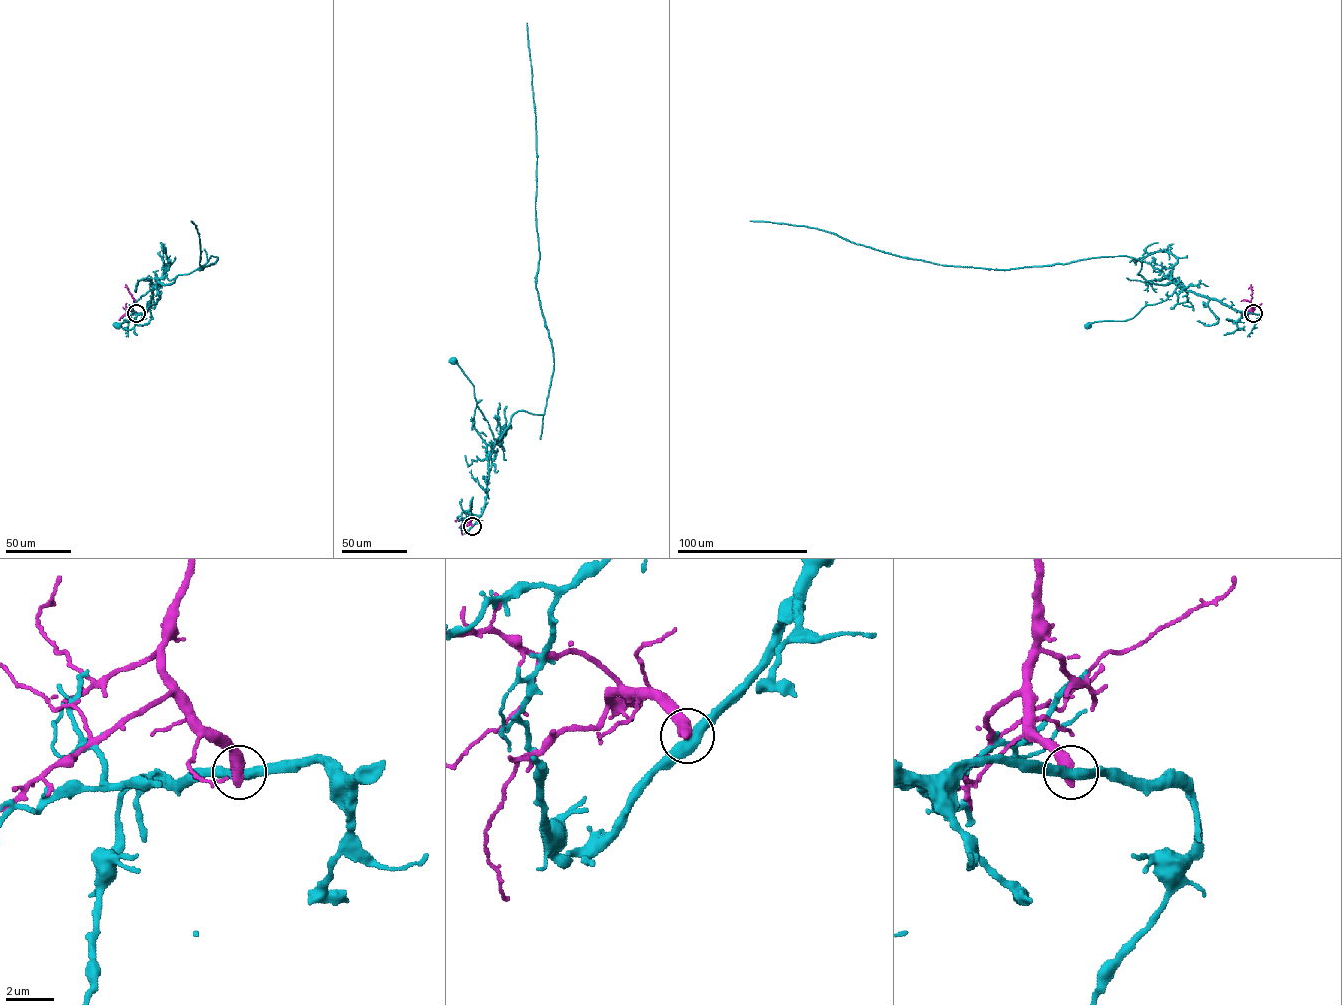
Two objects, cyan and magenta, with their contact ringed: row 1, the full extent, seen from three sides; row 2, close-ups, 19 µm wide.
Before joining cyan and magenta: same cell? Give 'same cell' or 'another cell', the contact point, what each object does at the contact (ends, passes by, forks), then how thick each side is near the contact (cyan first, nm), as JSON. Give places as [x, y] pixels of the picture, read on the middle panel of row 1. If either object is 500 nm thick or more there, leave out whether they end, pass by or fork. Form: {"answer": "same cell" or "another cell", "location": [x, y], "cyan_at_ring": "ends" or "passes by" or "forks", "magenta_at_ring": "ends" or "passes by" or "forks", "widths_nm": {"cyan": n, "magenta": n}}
{"answer": "another cell", "location": [472, 526], "widths_nm": {"cyan": 480, "magenta": 550}}

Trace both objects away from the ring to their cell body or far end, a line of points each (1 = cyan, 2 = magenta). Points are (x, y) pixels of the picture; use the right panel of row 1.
1: (1253, 313), (1244, 314), (1216, 300), (1179, 287), (1164, 301), (1146, 304), (1132, 318), (1094, 321), (1087, 326)
2: (1253, 313), (1251, 284)

